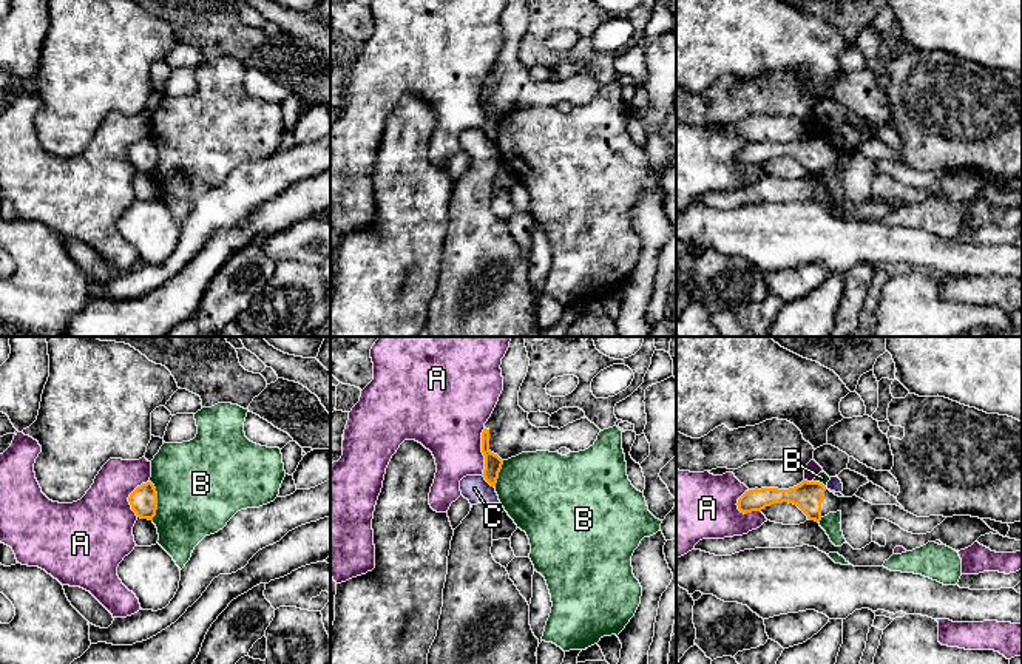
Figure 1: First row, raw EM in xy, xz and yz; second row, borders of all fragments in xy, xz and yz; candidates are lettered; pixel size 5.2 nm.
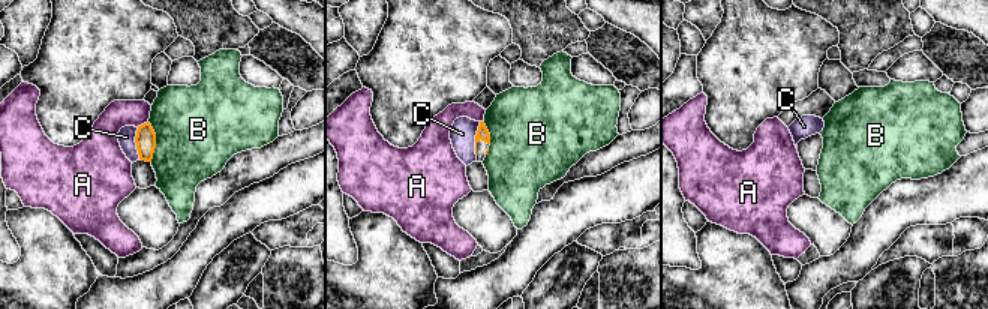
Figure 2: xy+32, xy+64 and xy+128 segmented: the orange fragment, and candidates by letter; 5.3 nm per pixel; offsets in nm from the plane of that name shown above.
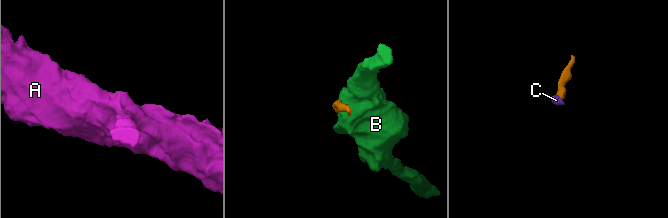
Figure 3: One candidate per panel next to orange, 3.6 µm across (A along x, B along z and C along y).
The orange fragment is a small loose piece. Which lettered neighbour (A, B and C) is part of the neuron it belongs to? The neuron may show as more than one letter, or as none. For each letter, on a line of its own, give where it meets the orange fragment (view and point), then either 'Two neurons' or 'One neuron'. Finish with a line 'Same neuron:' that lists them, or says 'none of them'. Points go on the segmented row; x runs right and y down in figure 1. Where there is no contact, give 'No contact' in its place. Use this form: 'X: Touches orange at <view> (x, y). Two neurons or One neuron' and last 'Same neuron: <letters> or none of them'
A: Touches orange at xz (482, 451). Two neurons
B: Touches orange at xy (156, 501). Two neurons
C: Touches orange at xz (487, 481). Two neurons
Same neuron: none of them

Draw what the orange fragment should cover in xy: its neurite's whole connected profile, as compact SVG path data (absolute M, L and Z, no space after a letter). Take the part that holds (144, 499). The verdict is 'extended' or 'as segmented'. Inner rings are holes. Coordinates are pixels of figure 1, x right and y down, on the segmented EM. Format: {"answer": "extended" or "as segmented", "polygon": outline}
{"answer": "as segmented", "polygon": "M151 482L137 486L128 497L131 510L140 519L153 520L157 510L157 493Z"}

